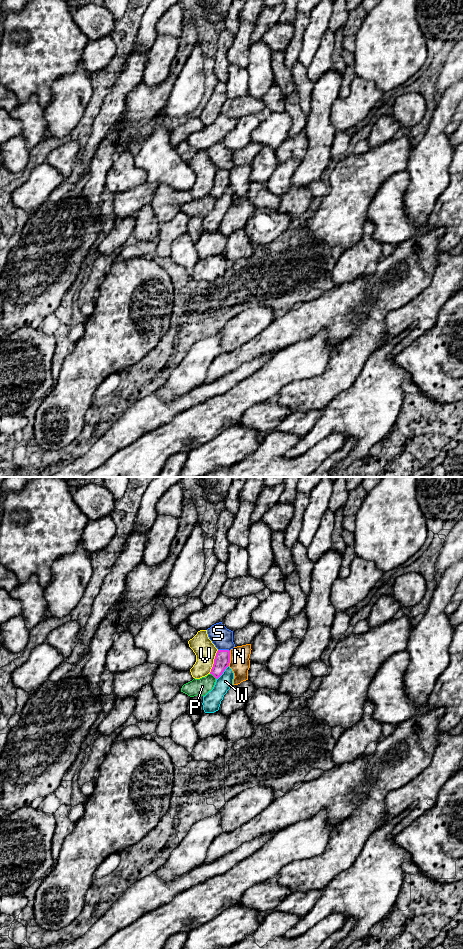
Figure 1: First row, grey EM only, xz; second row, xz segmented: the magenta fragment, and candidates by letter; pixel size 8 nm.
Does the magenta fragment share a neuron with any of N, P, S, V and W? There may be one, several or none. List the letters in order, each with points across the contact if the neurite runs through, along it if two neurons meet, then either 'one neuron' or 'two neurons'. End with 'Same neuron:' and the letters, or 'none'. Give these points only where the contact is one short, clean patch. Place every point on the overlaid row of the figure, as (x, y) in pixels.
N: two neurons
P: two neurons
S: two neurons
V: two neurons
W: two neurons
Same neuron: none

